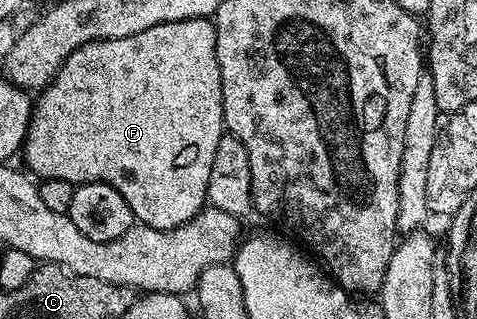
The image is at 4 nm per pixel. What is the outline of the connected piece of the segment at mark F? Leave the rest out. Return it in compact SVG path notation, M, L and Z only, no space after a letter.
M192 16L190 20L167 22L151 26L151 30L143 30L139 34L131 34L127 38L111 38L96 40L79 46L63 62L57 71L56 78L43 89L32 105L32 116L23 145L24 167L34 177L41 180L62 180L79 184L110 184L127 202L133 211L133 219L137 224L146 224L155 230L171 230L195 218L207 204L207 182L211 178L211 162L215 162L215 154L219 150L219 142L226 135L225 111L223 110L223 90L219 74L219 58L217 57L217 26L212 19L203 16Z

